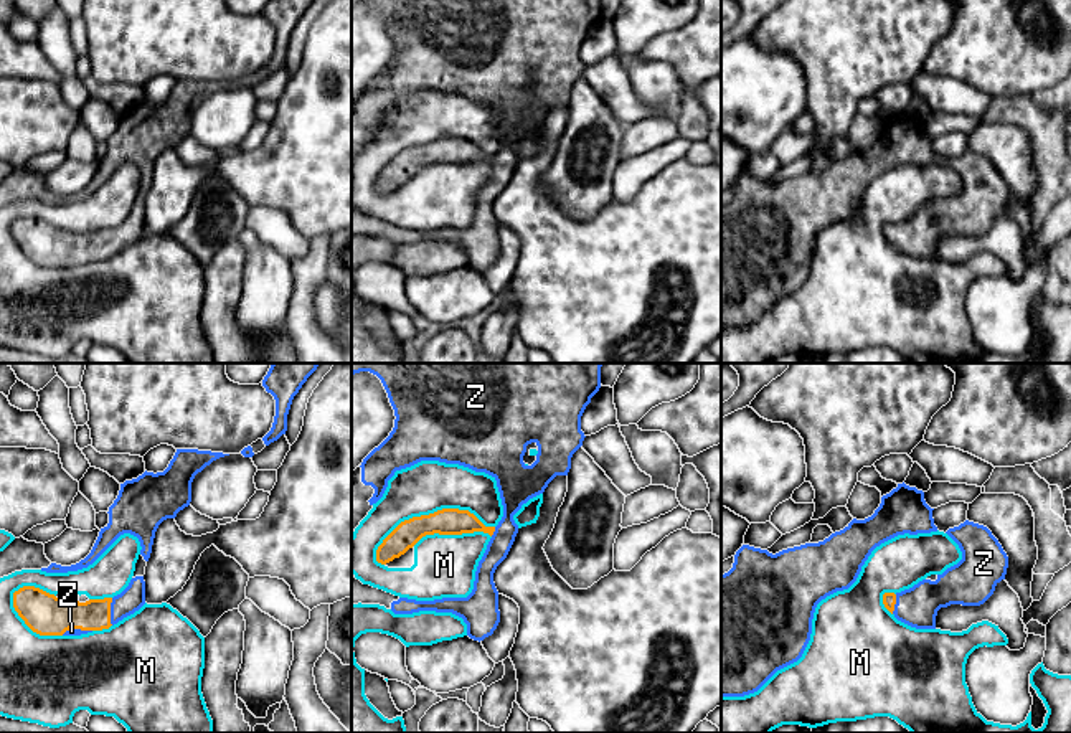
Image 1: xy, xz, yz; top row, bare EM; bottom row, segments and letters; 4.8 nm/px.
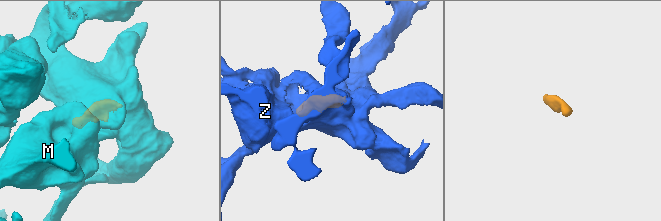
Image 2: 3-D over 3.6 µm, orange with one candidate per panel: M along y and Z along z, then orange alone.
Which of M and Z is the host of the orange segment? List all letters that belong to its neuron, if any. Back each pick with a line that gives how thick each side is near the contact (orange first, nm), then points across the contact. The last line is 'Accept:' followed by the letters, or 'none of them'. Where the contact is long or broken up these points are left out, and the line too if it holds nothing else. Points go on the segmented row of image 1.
Z: Thickness 160 nm (orange) against 120 nm
Accept: Z

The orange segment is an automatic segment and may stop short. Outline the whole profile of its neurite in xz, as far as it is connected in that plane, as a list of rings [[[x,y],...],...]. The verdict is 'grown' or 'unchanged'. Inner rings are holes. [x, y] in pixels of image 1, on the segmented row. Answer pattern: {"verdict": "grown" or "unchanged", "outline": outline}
{"verdict": "grown", "outline": [[[351,363],[351,375],[370,371],[381,380],[396,416],[389,436],[351,472],[351,537],[360,522],[383,497],[388,480],[394,472],[421,461],[459,464],[475,472],[492,475],[497,480],[503,505],[503,517],[497,527],[485,527],[474,513],[459,508],[442,508],[429,515],[413,517],[401,522],[376,550],[376,561],[386,565],[404,555],[426,535],[488,533],[492,538],[479,561],[474,589],[467,598],[442,598],[434,601],[399,598],[370,584],[363,584],[351,573],[351,604],[380,604],[391,609],[394,614],[413,614],[419,611],[452,612],[464,619],[470,639],[480,642],[492,636],[500,622],[498,591],[493,583],[493,573],[507,558],[518,533],[513,515],[530,499],[543,494],[556,475],[568,475],[571,457],[583,446],[586,437],[581,431],[581,416],[591,403],[591,398],[601,388],[601,366],[602,363]],[[531,442],[538,446],[538,454],[536,461],[531,466],[526,466],[523,456],[526,446]]]}

